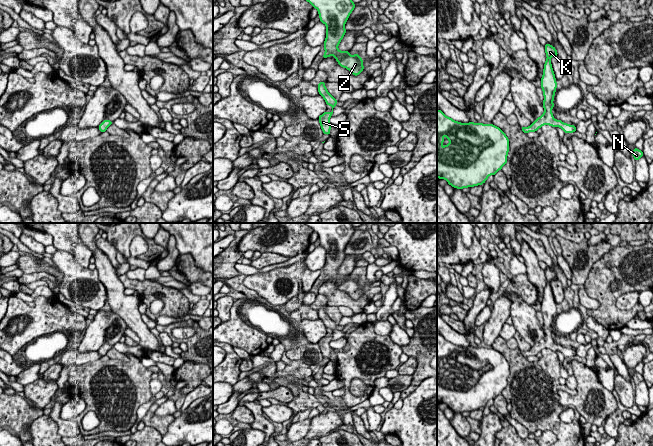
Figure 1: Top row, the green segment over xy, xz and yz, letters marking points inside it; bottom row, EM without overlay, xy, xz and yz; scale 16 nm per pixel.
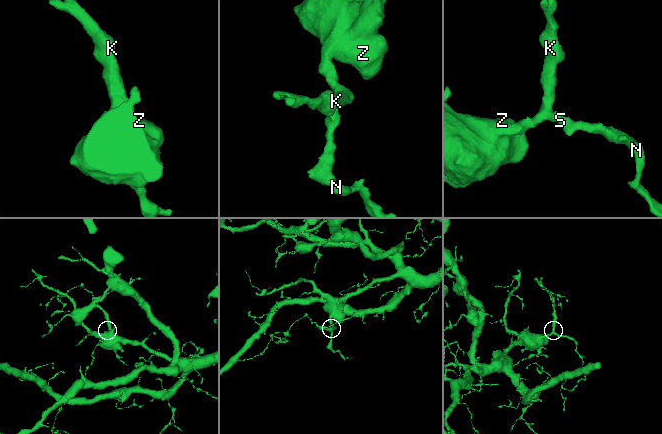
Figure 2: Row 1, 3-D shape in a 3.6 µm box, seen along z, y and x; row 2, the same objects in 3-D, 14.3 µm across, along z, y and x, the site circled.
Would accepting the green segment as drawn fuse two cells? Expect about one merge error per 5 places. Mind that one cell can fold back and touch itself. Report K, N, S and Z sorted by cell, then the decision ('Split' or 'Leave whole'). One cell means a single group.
Groups: K N S Z. Leave whole

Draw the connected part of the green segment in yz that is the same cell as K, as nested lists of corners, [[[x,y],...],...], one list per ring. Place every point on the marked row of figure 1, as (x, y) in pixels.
[[[547,43],[544,48],[547,56],[546,62],[544,64],[543,76],[541,78],[541,88],[544,95],[544,113],[529,127],[521,127],[521,130],[523,133],[527,134],[528,132],[536,132],[543,125],[550,125],[552,127],[560,127],[564,133],[576,132],[577,129],[574,125],[563,123],[561,120],[556,120],[552,114],[552,109],[554,108],[553,100],[557,83],[550,58],[553,56],[558,56],[558,53],[555,47],[552,47],[550,43]]]

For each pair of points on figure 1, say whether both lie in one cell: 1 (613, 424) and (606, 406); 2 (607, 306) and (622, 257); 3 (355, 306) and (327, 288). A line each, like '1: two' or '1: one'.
1: two
2: one
3: one

